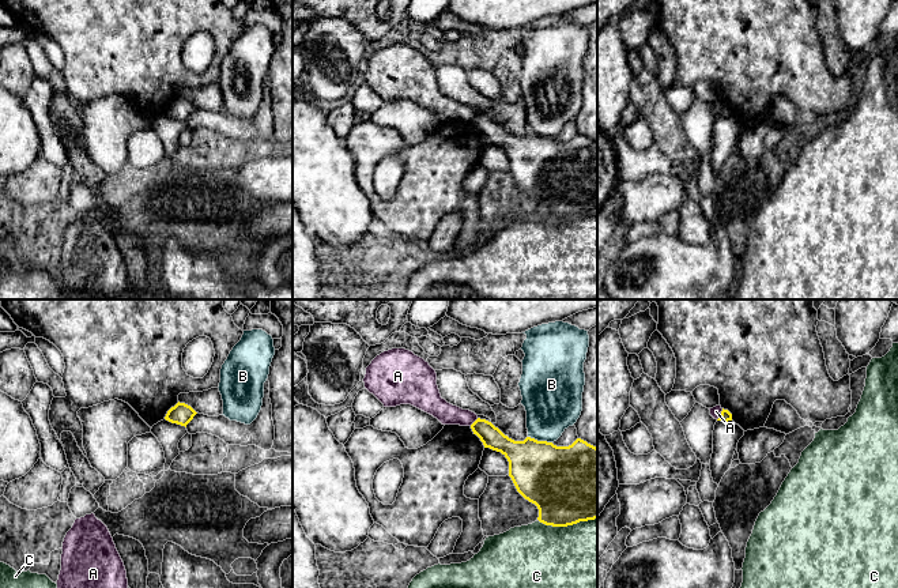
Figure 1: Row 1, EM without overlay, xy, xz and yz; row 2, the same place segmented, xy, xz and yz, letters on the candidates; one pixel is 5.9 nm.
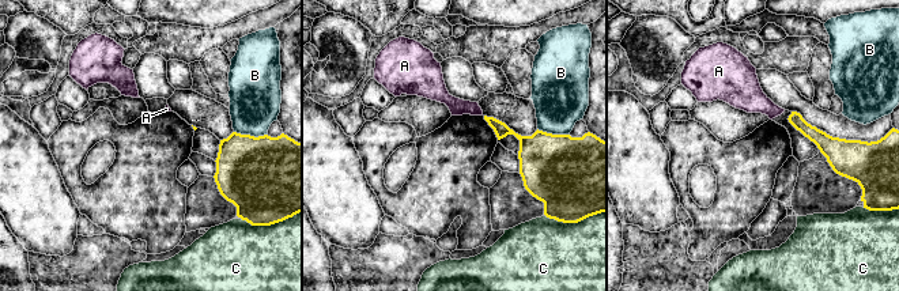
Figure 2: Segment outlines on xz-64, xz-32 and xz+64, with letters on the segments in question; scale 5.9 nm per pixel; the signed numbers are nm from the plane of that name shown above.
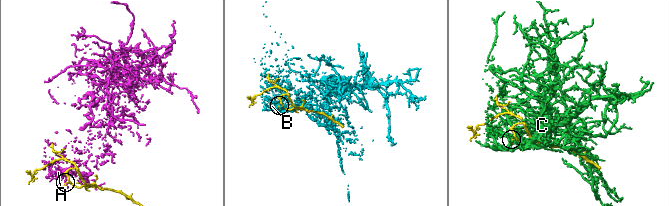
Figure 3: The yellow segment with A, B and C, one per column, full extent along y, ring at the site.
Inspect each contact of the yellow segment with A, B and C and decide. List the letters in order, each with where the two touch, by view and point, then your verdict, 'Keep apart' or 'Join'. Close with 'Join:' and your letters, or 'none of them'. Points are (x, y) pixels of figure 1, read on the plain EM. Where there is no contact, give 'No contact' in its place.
A: Touches yellow at yz (721, 109). Keep apart
B: Touches yellow at xz (540, 136). Keep apart
C: Touches yellow at xz (568, 219). Keep apart
Join: none of them

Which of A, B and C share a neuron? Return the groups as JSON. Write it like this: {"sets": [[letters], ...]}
{"sets": [["A"], ["B"], ["C"]]}

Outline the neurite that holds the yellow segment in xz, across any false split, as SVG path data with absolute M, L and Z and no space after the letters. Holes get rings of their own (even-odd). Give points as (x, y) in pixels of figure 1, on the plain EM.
M478 113L471 124L484 143L501 147L509 157L509 172L517 186L539 204L537 215L546 220L567 222L597 214L597 143L577 133L569 142L527 132L514 136L486 114Z

